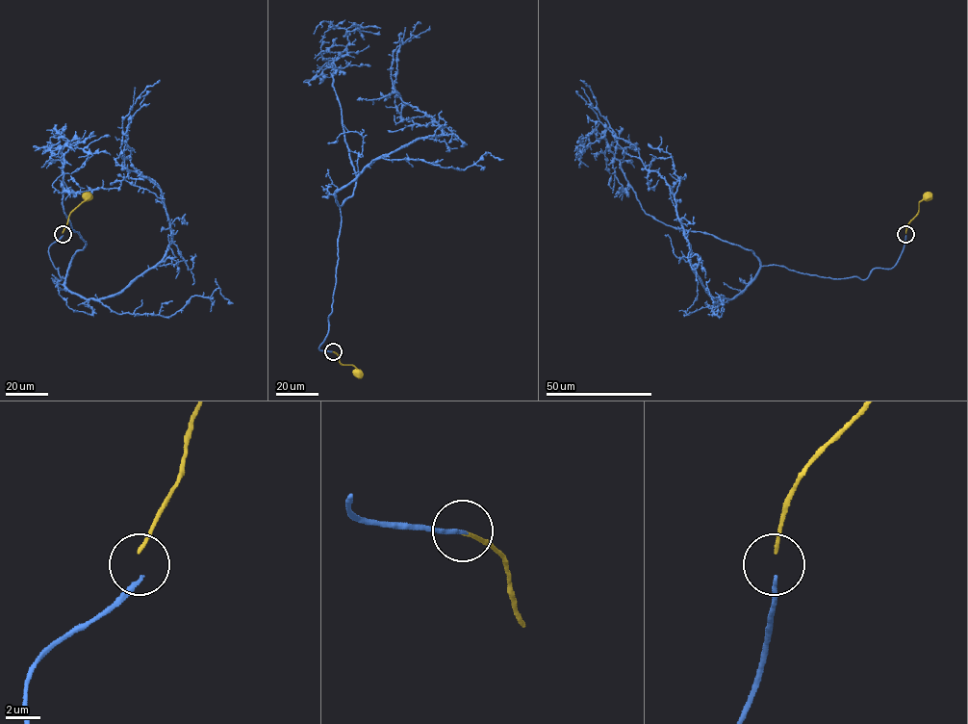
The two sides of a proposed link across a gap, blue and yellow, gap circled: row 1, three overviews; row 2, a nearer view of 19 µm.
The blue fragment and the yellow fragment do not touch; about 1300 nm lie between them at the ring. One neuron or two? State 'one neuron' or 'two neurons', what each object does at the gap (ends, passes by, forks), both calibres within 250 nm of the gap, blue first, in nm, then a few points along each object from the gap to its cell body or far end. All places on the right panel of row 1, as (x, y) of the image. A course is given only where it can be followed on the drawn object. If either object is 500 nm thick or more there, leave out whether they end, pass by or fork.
two neurons | blue ends | yellow ends | 240/200 nm | blue via (905, 235), (897, 263), (863, 279), (770, 265), (739, 295), (713, 297), (666, 181), (619, 144), (580, 80) | yellow via (905, 232), (908, 222), (918, 212), (919, 202), (927, 196)

